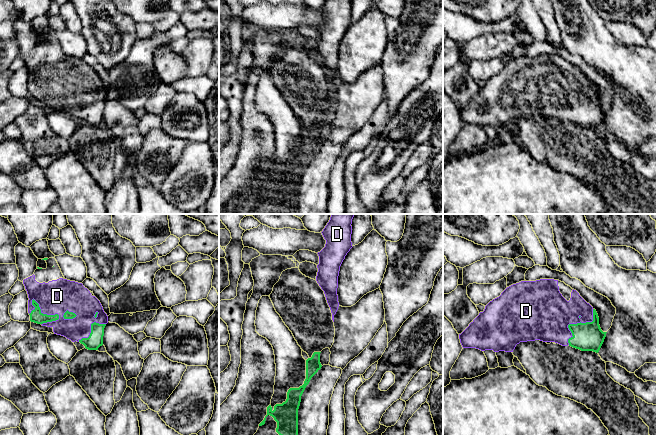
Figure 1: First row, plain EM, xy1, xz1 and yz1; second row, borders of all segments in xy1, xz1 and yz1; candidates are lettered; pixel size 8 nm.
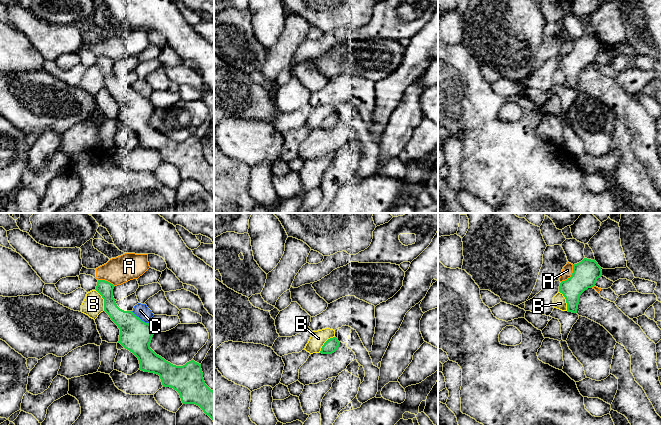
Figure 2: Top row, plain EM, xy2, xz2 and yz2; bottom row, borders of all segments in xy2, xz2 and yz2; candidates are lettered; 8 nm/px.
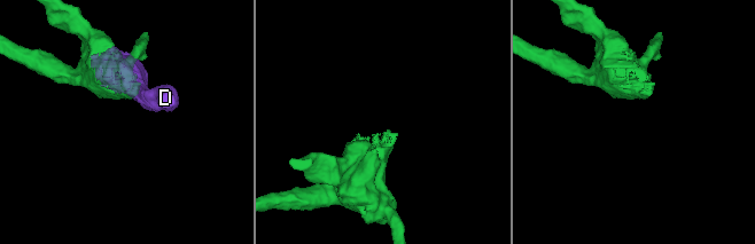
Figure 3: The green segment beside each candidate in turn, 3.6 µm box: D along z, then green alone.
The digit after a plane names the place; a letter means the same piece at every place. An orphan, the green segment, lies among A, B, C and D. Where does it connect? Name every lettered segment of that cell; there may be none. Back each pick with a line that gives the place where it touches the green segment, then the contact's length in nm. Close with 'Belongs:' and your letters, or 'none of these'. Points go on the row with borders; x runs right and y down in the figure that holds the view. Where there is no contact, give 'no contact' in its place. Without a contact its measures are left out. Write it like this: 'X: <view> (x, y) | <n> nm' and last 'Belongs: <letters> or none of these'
D: xy1 (45, 314) | 280 nm
Belongs: D

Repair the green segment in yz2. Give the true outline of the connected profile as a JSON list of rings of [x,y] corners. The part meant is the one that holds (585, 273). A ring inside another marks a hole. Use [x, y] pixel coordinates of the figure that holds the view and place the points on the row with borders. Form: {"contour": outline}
{"contour": [[[584,258],[573,265],[571,277],[562,281],[559,286],[559,292],[566,299],[568,312],[577,313],[580,295],[588,288],[594,287],[601,276],[601,267],[595,259]]]}

